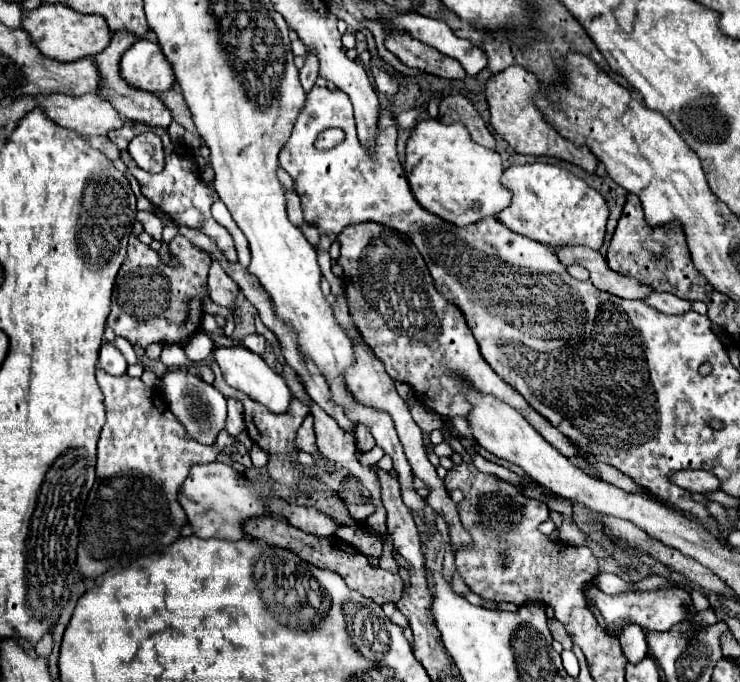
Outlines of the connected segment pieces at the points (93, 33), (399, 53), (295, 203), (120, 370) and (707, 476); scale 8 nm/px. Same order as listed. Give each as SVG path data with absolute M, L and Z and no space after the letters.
M43 2L35 10L23 10L21 28L29 34L31 42L53 60L79 60L83 56L95 56L105 50L109 44L111 32L99 14L79 14L65 4L47 4Z
M387 28L387 30L389 30L389 38L385 40L385 48L393 52L405 66L421 68L441 78L453 78L453 80L465 78L467 72L457 60L443 56L441 52L435 52L433 48L427 48L417 40L411 40L411 36L407 36L405 32L399 32L395 28Z
M285 190L287 196L287 214L289 214L289 222L295 226L303 226L305 218L303 218L303 210L301 210L301 200L295 192Z
M103 344L99 350L99 368L103 368L111 376L123 376L127 372L127 362L115 346Z
M681 470L681 472L673 474L673 482L677 486L681 486L683 490L701 492L701 494L715 492L715 490L719 490L719 484L721 484L715 478L715 474L711 474L707 470Z

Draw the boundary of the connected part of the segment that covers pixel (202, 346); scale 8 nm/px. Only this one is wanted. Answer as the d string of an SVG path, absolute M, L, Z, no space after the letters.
M197 332L197 334L191 338L191 342L187 342L185 354L189 356L189 360L201 364L201 362L205 362L205 360L211 356L213 348L215 348L213 338L211 338L207 332Z

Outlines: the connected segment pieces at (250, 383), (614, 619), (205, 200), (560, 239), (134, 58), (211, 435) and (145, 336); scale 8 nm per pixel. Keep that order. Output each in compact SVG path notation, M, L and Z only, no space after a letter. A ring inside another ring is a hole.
M231 346L231 348L215 348L215 360L223 372L223 378L225 382L235 388L235 390L241 390L243 394L247 394L251 400L263 404L269 412L273 414L285 414L291 406L291 400L293 400L293 394L289 390L289 386L285 384L283 376L277 374L275 370L271 370L265 360L253 352L249 352L247 348L243 346Z
M595 584L587 588L587 604L597 616L599 624L613 636L619 636L625 626L639 624L651 630L667 630L679 620L685 620L687 616L695 614L695 608L691 604L689 592L683 588L667 588L657 592L625 592L625 594L605 594Z
M127 122L125 128L121 128L119 132L111 132L111 142L115 142L115 144L119 146L119 150L121 150L121 160L125 162L125 166L129 168L129 172L137 178L137 182L141 184L143 196L145 196L153 206L157 206L159 210L163 210L163 212L165 212L167 216L171 216L177 224L189 226L189 228L195 228L195 230L207 234L207 236L219 246L219 250L221 250L221 254L225 256L227 262L231 262L231 264L237 262L237 252L235 252L231 234L229 234L223 226L219 226L219 224L213 220L213 216L211 216L211 204L217 200L217 192L215 192L215 190L209 190L209 188L205 188L205 186L201 184L201 180L199 180L199 170L197 170L197 164L195 164L195 160L193 160L193 156L191 156L191 148L189 148L189 146L185 146L183 142L179 142L179 146L173 144L173 142L169 140L167 130L163 130L163 128L151 128L151 126L135 124L135 122ZM143 132L153 132L153 134L157 134L157 136L163 140L165 168L163 168L159 174L151 174L151 172L141 170L141 168L135 164L135 160L129 156L129 152L127 152L129 142L131 142L135 136L143 134Z
M533 162L509 166L503 172L503 184L513 192L513 200L503 212L497 214L497 218L509 230L549 246L581 244L589 248L601 248L609 206L605 198L579 176L557 164Z
M137 40L121 58L121 76L139 90L159 94L175 86L173 64L157 42Z
M189 370L167 372L161 378L161 392L163 392L171 412L175 414L175 418L187 428L187 434L193 440L201 440L201 444L211 446L215 442L217 432L223 428L225 416L227 416L227 406L225 406L223 394Z
M185 236L173 238L169 252L175 264L165 264L159 252L141 244L139 238L129 238L127 256L115 278L107 326L133 346L147 348L155 342L183 346L201 328L203 300L209 296L207 274L211 256L193 246Z

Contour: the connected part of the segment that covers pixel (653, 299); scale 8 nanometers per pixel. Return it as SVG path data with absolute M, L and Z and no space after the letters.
M651 292L649 296L643 298L645 304L665 312L665 314L679 314L679 312L687 312L691 310L691 302L677 298L673 294L665 294L665 292Z

